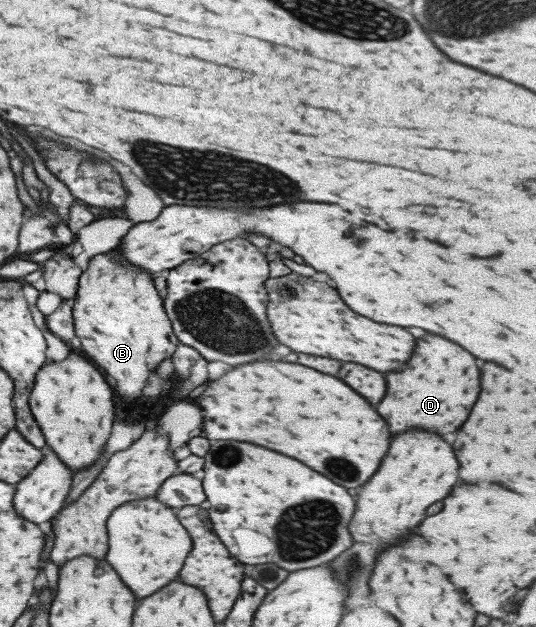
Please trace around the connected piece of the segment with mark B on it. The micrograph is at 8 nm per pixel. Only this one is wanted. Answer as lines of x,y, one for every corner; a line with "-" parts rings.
60,246
55,248
55,253
49,259
41,263
41,268
45,289
59,295
62,301
72,300
75,345
81,347
87,359
91,359
91,363
99,367
105,377
113,379
115,383
109,385
117,395
127,401
141,396
148,372
154,371
149,369
157,368
159,362
170,359
178,344
163,307
163,298
157,294
151,274
131,265
121,254
116,254
115,250
90,257
85,269
81,270
69,255
61,253

